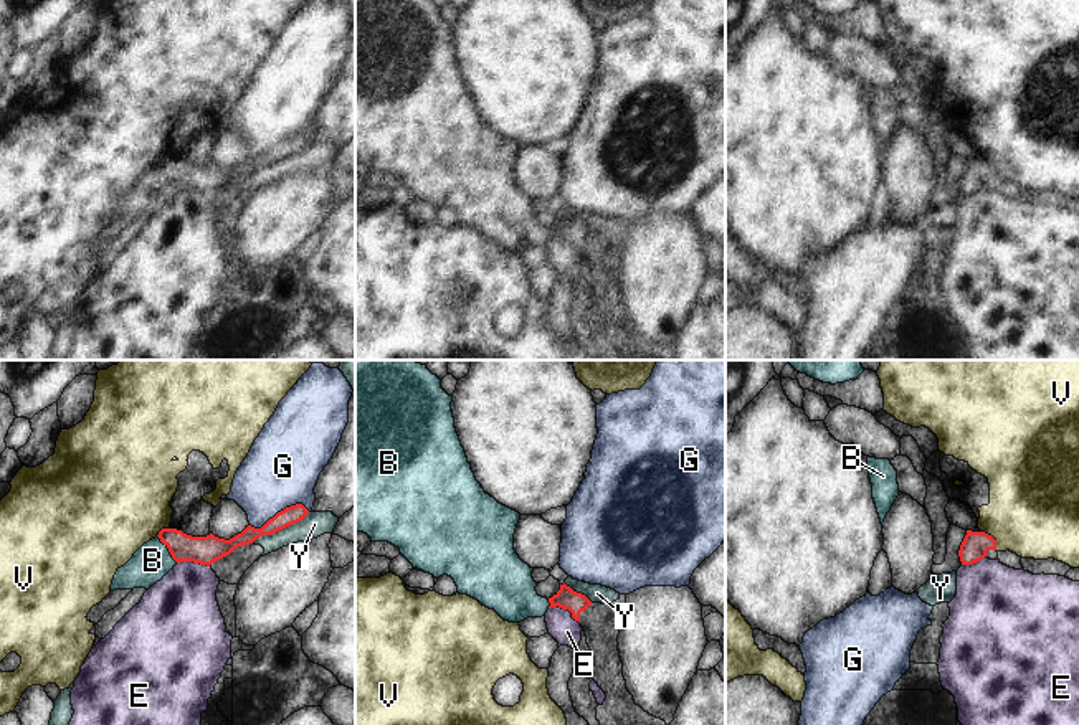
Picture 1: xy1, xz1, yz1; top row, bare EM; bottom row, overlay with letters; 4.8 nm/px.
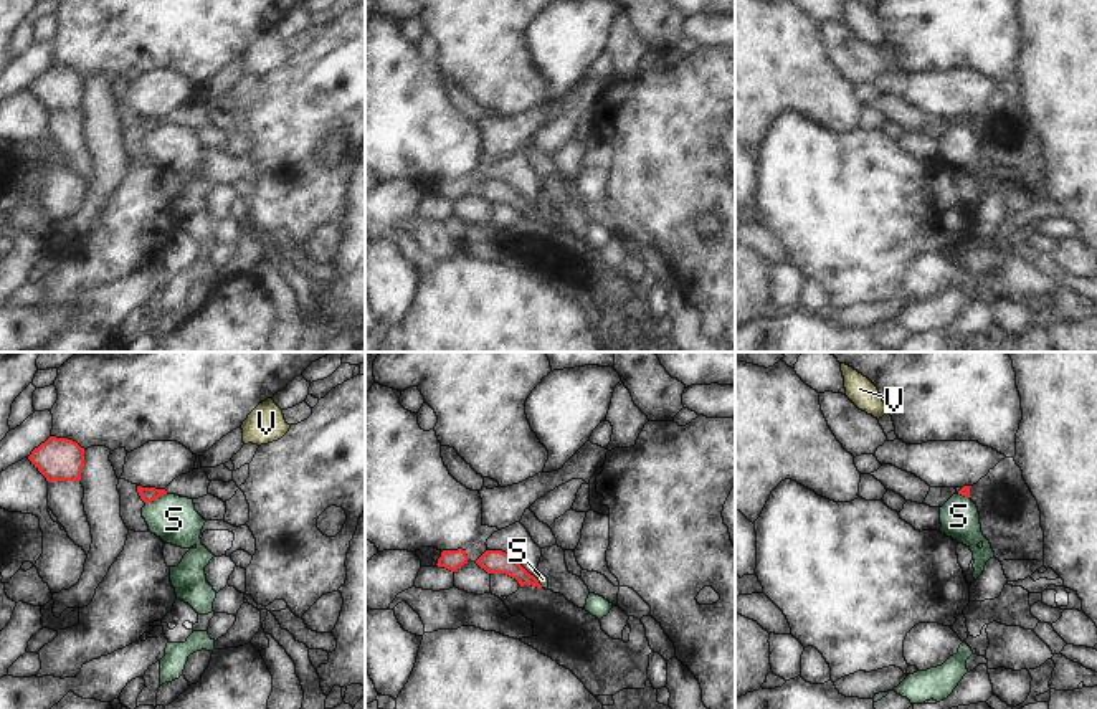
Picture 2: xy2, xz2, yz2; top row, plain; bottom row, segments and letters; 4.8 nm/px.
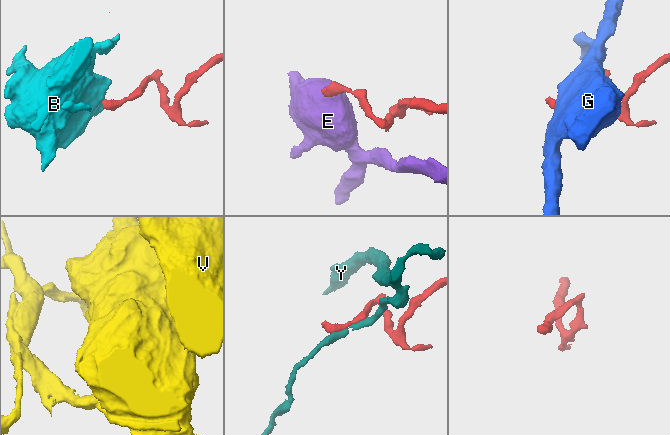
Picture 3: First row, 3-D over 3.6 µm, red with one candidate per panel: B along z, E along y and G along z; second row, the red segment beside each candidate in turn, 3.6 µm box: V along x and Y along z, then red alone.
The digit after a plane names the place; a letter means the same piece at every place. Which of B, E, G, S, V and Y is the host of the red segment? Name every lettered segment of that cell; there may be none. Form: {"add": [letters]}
{"add": ["B"]}

